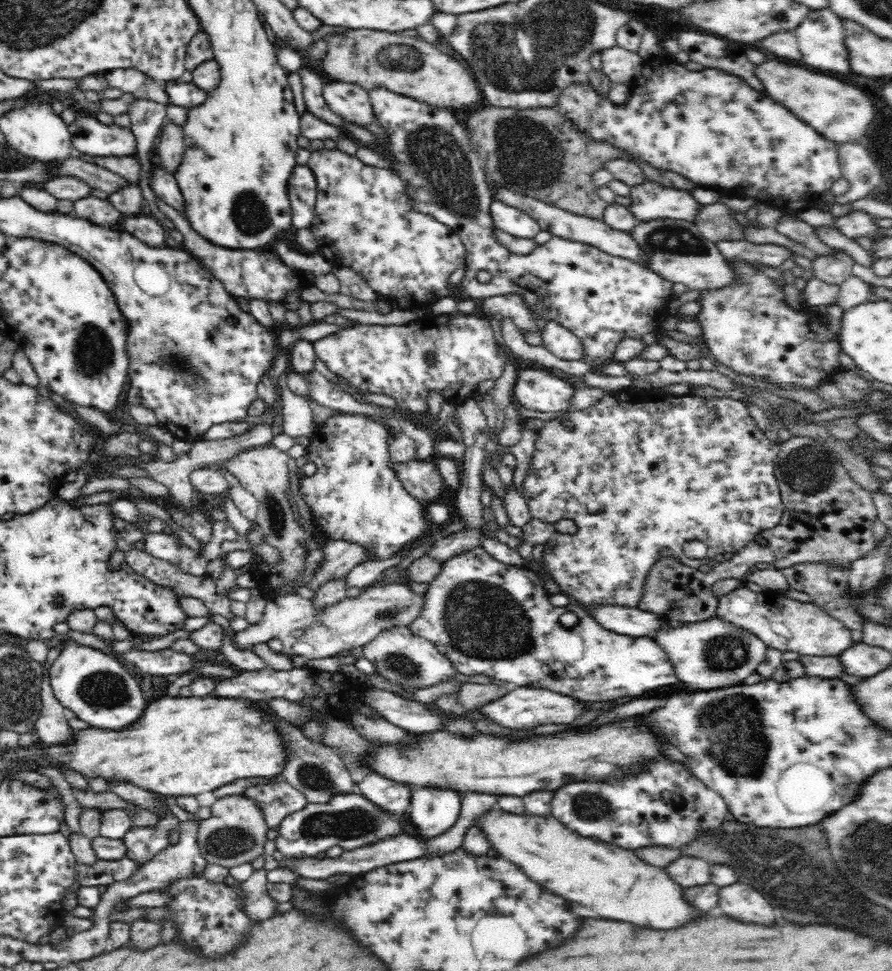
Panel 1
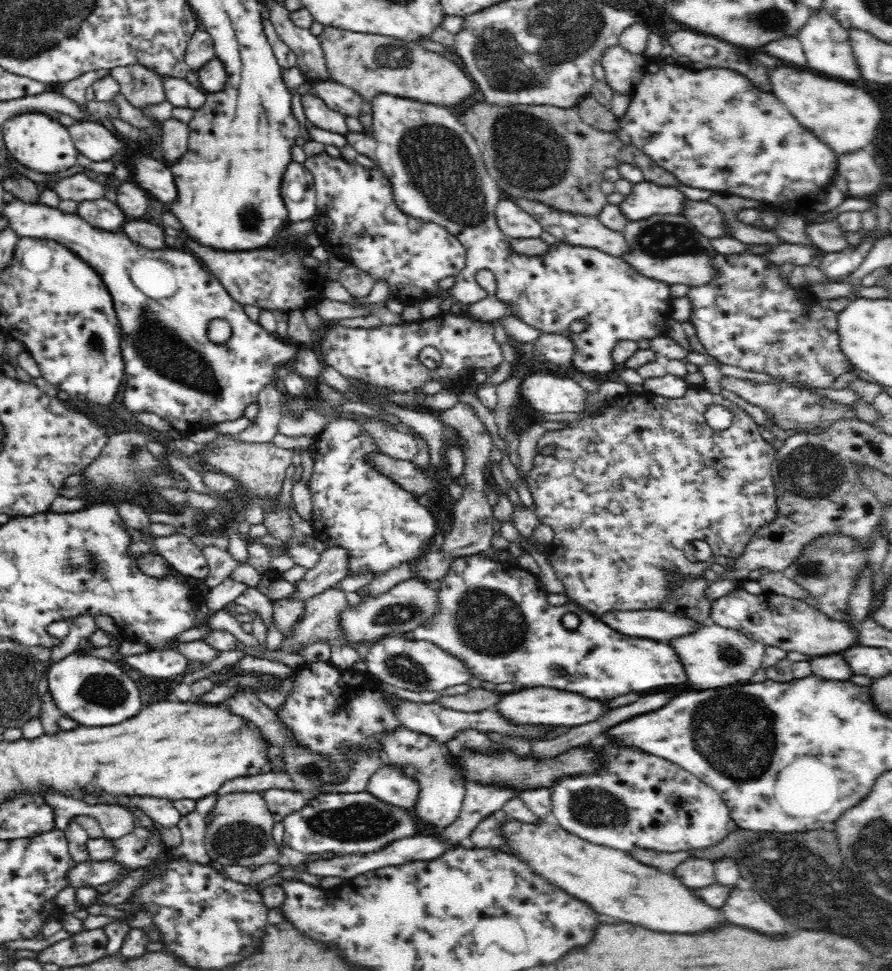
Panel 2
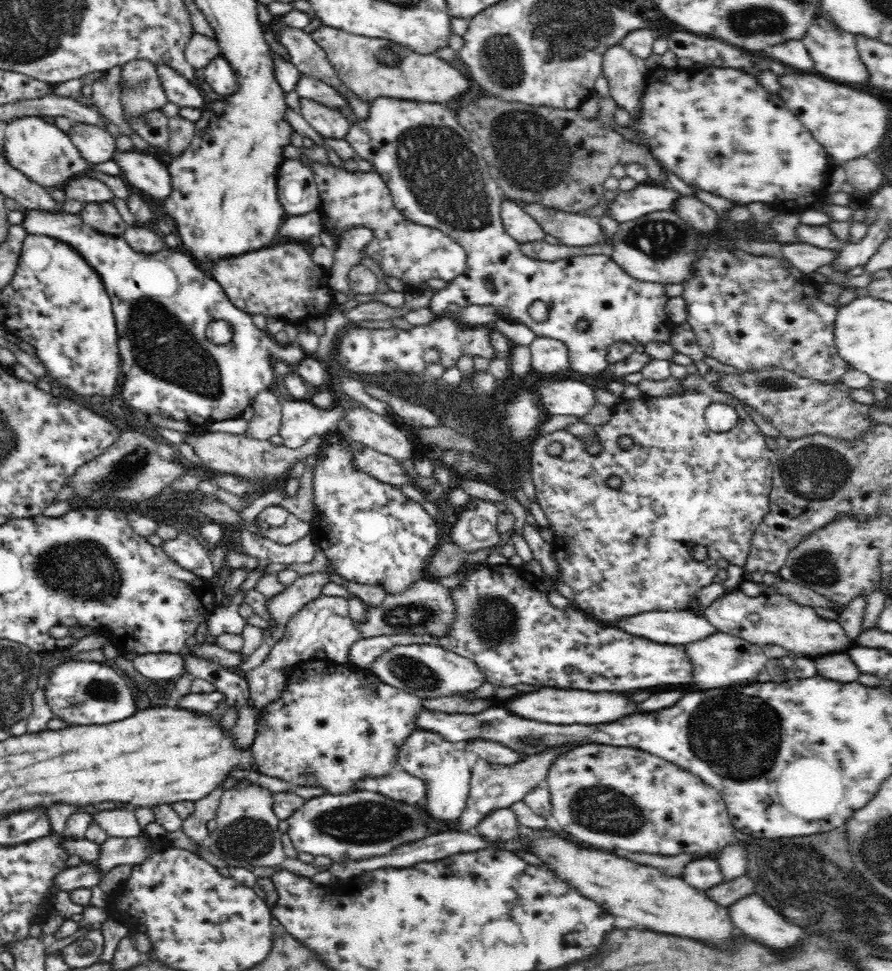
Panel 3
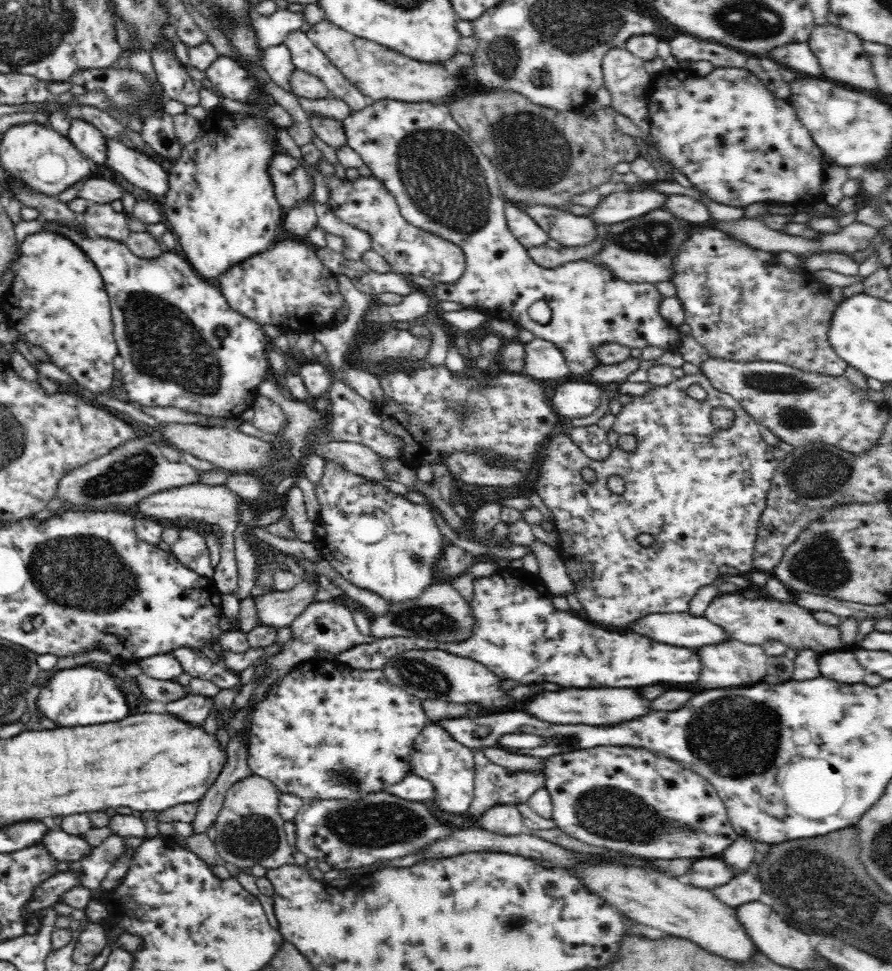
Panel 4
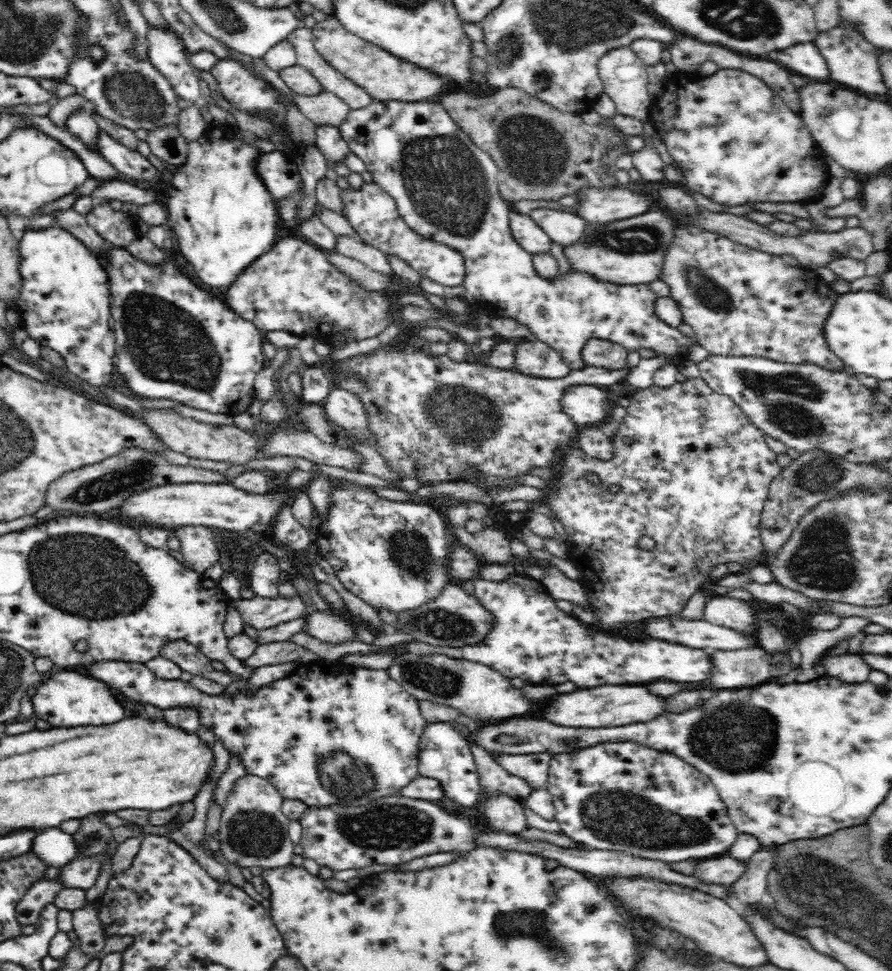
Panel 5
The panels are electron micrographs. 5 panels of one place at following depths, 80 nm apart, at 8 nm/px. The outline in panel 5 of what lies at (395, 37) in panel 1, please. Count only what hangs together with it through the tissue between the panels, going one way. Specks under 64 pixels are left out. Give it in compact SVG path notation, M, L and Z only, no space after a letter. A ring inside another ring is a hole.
M327 16L312 28L315 50L332 68L361 86L377 101L420 102L435 100L450 89L442 77L406 62L371 42L348 32L335 16Z

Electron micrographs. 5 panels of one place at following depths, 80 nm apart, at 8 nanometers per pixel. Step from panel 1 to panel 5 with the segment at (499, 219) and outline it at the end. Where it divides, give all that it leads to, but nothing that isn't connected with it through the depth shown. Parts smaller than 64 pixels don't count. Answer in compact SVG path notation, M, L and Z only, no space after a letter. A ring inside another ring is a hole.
M511 210L509 214L511 236L517 240L519 246L531 256L534 254L551 254L553 240L550 239L534 222L530 215Z

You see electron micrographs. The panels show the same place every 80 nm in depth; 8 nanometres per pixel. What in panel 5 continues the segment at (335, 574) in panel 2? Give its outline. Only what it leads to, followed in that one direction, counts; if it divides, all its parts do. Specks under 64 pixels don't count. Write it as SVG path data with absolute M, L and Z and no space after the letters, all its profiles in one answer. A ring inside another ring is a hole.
M297 594L291 599L252 597L250 599L234 598L229 604L239 612L244 628L250 626L261 631L272 628L282 622L290 622L306 610L304 601Z

